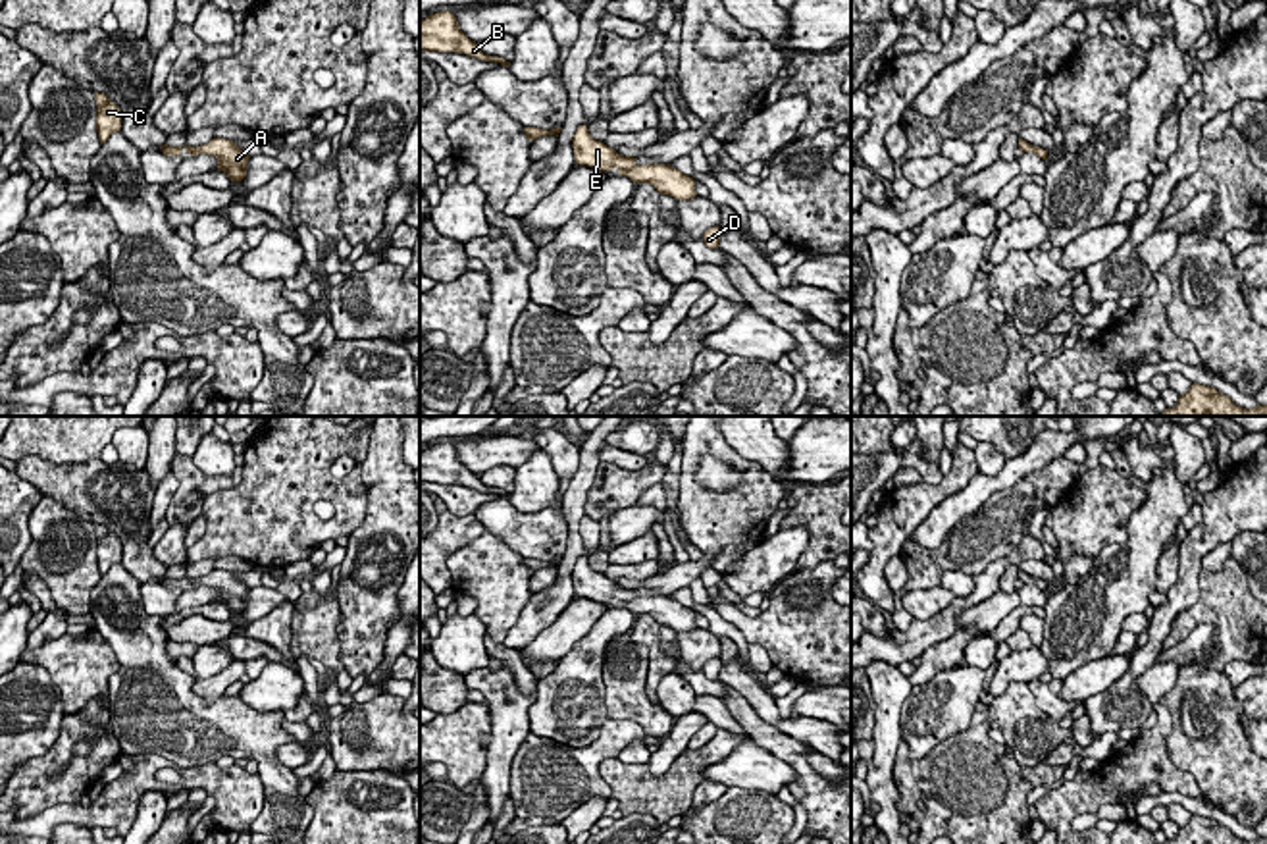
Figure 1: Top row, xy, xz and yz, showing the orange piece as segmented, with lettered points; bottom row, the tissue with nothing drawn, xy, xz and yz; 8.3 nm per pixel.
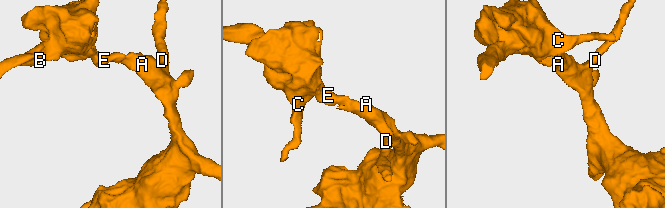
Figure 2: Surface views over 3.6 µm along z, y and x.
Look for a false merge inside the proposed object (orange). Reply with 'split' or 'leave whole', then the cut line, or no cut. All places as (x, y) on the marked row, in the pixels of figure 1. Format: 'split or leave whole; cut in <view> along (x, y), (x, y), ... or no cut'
leave whole; no cut

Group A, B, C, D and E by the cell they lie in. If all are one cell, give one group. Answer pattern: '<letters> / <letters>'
A B C D E

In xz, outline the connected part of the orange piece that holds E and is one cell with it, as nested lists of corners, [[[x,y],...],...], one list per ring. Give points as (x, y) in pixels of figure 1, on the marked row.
[[[580,125],[572,139],[574,158],[580,166],[589,166],[597,171],[618,168],[618,175],[630,177],[634,183],[649,183],[660,195],[670,195],[676,200],[695,198],[695,179],[668,164],[637,166],[634,156],[620,156],[614,148],[589,135],[587,125]]]

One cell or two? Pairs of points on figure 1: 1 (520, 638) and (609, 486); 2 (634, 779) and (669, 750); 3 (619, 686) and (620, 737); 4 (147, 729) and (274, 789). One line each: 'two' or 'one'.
1: two
2: two
3: two
4: one

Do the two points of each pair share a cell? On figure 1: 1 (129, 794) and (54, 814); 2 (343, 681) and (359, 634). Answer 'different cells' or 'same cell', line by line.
1: same cell
2: different cells

